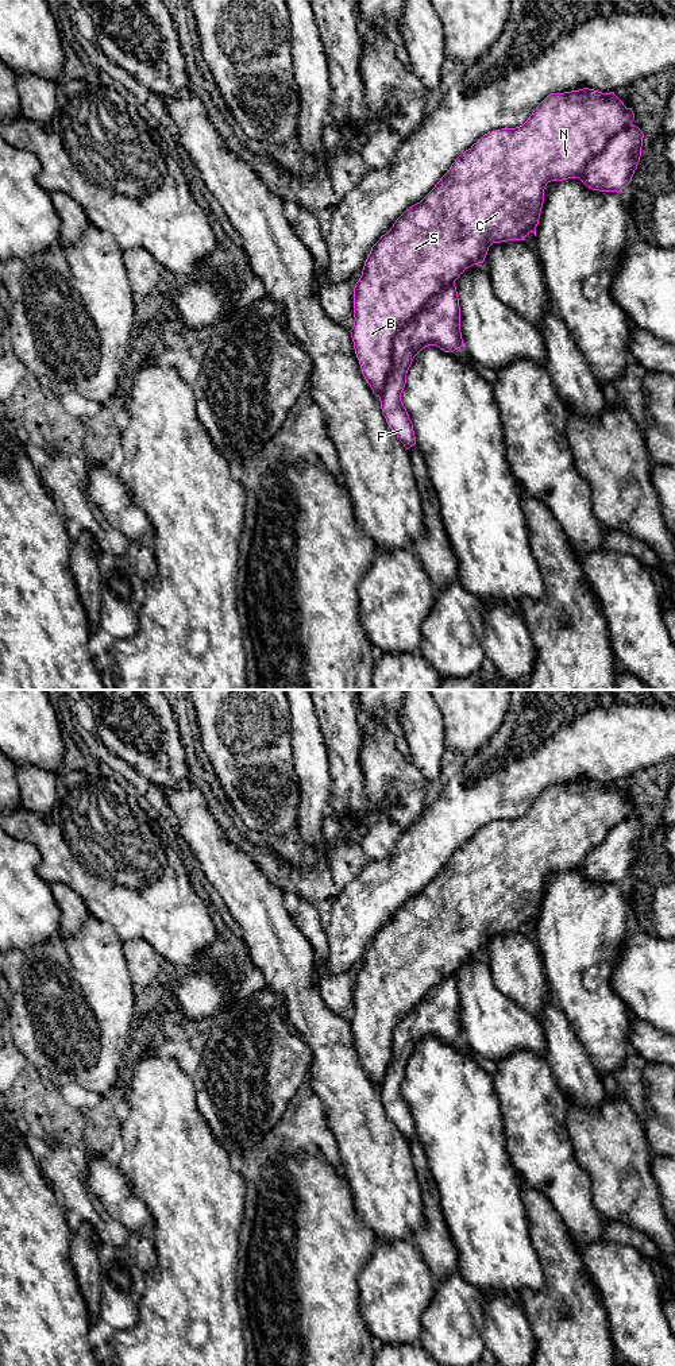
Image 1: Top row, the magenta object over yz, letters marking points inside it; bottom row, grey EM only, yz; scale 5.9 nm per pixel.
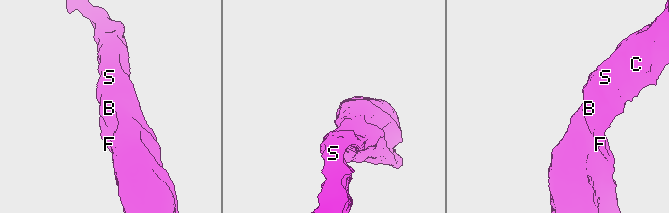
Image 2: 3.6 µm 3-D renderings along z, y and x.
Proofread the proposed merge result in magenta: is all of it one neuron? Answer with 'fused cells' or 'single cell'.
single cell

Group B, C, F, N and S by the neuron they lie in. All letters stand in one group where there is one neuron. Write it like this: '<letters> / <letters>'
B C F N S

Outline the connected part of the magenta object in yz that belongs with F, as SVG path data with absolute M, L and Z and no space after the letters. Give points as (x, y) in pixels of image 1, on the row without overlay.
M583 779L551 784L522 817L487 823L462 844L435 879L406 900L371 938L354 979L355 1012L350 1023L362 1065L379 1089L386 1114L406 1141L416 1135L416 1127L401 1084L414 1047L428 1037L436 1037L444 1043L463 1038L455 972L466 960L483 954L493 934L522 931L529 923L536 927L548 873L578 868L593 881L622 881L632 872L641 848L644 825L632 815L633 810L632 799L626 799L614 783Z

